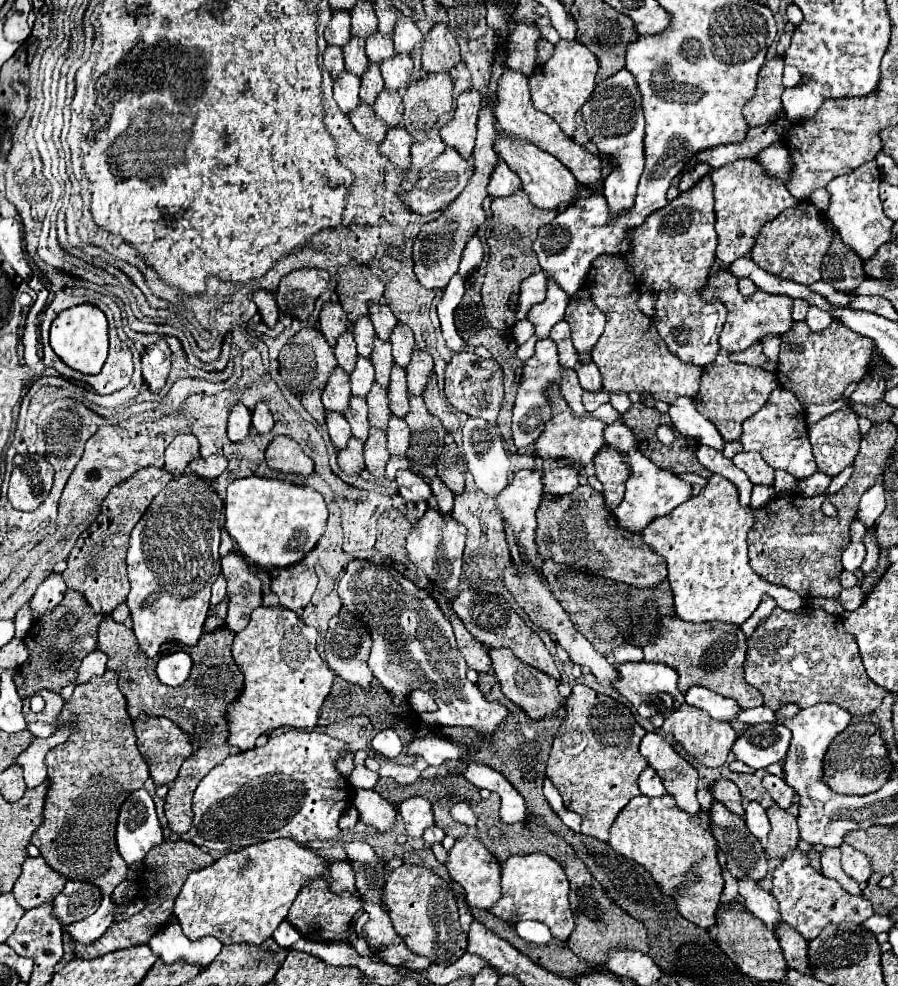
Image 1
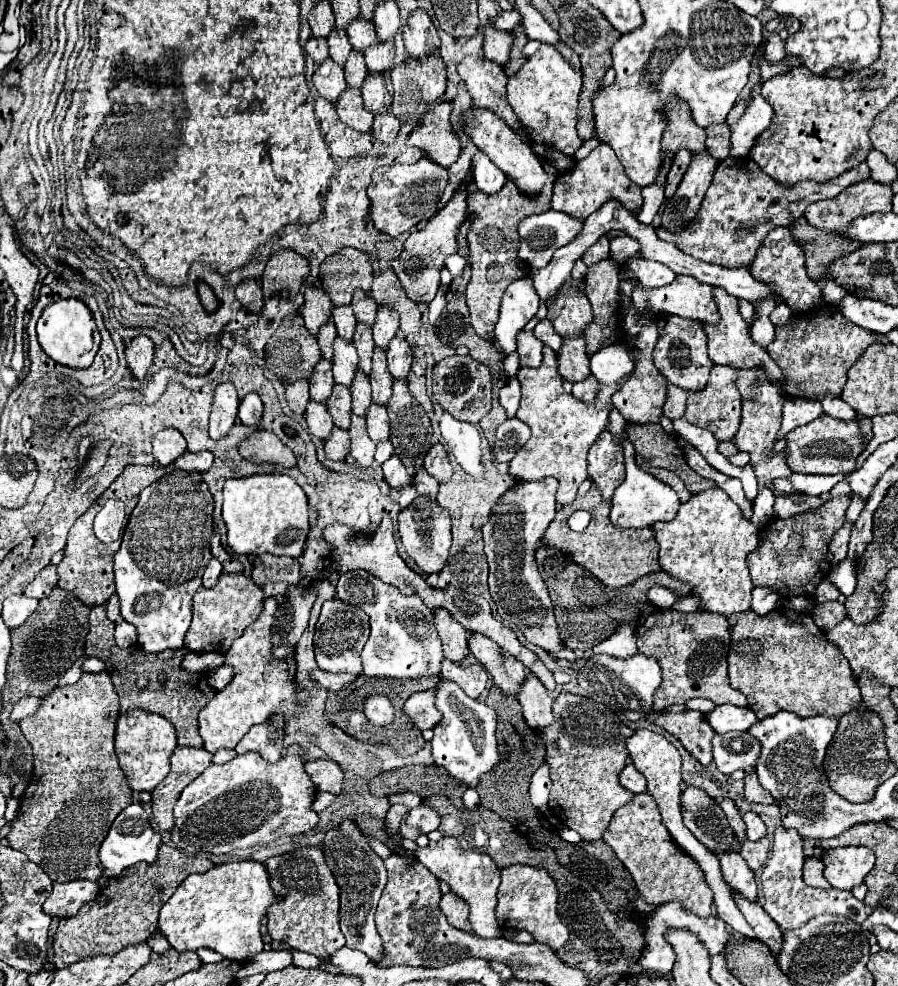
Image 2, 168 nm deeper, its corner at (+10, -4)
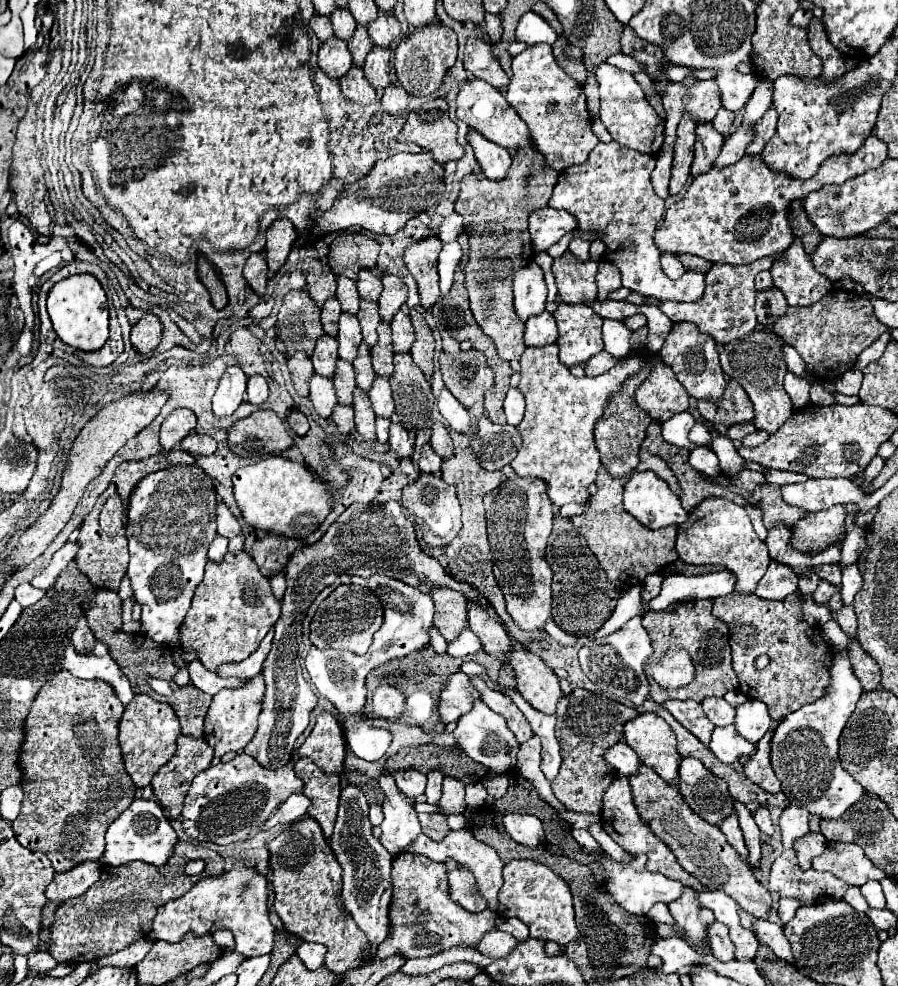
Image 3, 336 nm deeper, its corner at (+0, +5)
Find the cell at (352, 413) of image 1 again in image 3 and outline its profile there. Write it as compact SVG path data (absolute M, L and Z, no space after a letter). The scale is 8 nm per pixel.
M337 360L335 364L335 374L333 374L333 382L335 382L335 390L337 390L337 398L339 404L351 404L353 398L353 390L355 390L355 374L353 374L353 364L345 362L345 360Z

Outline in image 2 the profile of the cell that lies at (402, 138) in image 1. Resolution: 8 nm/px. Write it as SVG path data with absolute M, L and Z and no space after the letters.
M381 113L375 117L373 121L373 137L383 143L383 145L393 145L397 139L397 133L401 129L401 123L397 121L397 117L393 117L393 113Z

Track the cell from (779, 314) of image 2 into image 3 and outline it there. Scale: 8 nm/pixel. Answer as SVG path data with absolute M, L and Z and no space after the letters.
M769 288L769 290L757 290L757 302L755 302L755 314L757 314L757 322L763 326L773 326L775 320L779 316L783 316L783 312L787 310L787 300L783 296L783 292L779 292L777 288Z

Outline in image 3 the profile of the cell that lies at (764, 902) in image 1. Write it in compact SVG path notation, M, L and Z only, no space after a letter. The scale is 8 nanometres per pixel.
M733 812L731 816L727 816L727 818L721 822L719 828L721 828L723 834L727 836L729 844L739 852L739 856L741 856L743 860L747 860L747 848L745 848L745 842L743 842L743 834L741 834L741 828L739 828L737 814Z

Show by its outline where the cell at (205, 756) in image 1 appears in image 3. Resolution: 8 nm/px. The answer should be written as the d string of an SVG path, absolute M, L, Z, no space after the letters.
M179 736L177 738L177 752L173 754L173 758L161 766L155 774L155 778L151 780L151 788L153 788L153 794L157 798L157 802L161 804L161 808L165 810L165 814L169 818L177 818L181 814L181 808L183 808L183 798L187 796L189 792L189 786L193 782L193 778L203 772L213 760L213 752L211 752L211 746L203 740L203 738L193 738L193 736Z

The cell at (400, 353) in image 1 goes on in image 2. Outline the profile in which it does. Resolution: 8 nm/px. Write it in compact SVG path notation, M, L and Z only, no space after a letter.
M379 307L377 311L377 321L373 325L373 339L375 345L383 351L387 351L391 339L397 335L399 331L399 317L397 311L389 309L389 307Z

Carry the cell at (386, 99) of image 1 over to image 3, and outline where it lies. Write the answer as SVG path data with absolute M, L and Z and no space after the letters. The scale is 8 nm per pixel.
M373 46L373 50L367 54L365 64L363 64L363 72L365 72L365 78L373 84L373 88L385 88L387 84L391 84L389 62L391 62L389 48Z

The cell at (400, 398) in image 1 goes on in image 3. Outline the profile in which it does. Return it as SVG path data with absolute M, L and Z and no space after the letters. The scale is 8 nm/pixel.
M379 322L377 328L377 344L371 348L371 362L377 376L391 376L393 372L393 344L391 344L391 328L387 322Z

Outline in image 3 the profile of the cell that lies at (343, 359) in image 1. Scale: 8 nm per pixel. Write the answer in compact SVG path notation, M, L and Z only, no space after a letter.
M329 298L329 300L321 306L321 324L323 324L323 330L325 330L327 334L331 334L333 338L335 338L335 332L337 332L339 314L341 314L341 306L339 306L337 298Z

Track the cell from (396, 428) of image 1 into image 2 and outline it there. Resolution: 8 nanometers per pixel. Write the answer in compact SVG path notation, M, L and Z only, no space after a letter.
M371 405L369 413L367 413L367 431L369 437L379 443L379 441L389 441L389 417L387 417L387 409L383 405Z

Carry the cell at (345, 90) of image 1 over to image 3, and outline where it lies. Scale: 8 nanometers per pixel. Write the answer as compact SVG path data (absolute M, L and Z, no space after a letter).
M333 36L333 40L327 40L327 42L321 44L321 48L319 48L319 68L327 76L339 80L341 76L345 76L349 72L351 64L353 62L351 62L351 54L347 50L345 40L337 40Z

